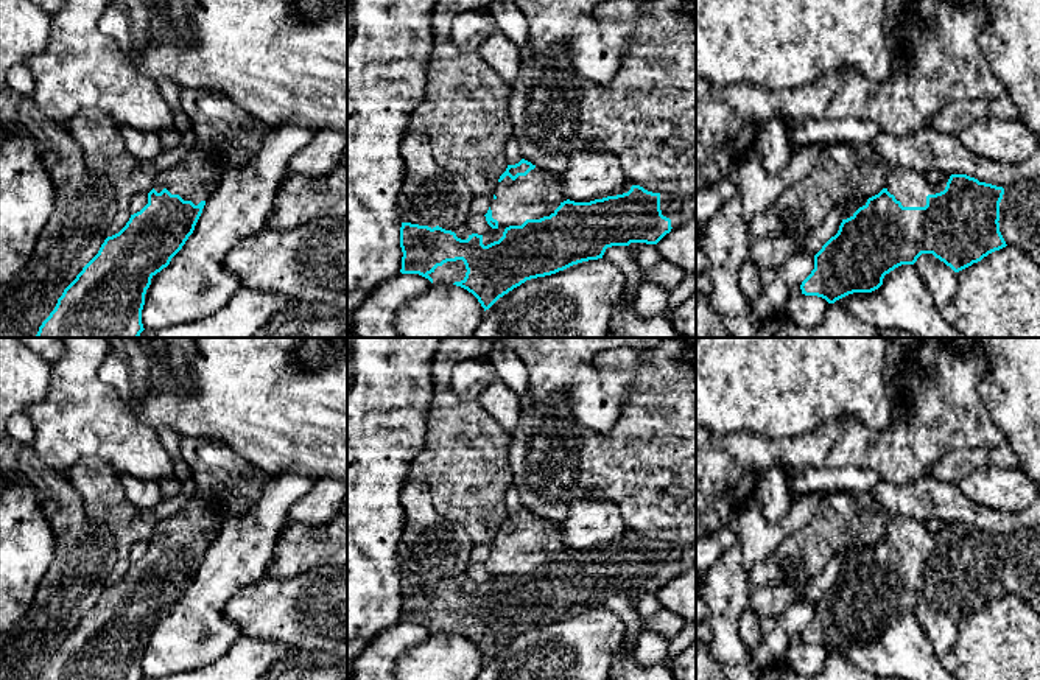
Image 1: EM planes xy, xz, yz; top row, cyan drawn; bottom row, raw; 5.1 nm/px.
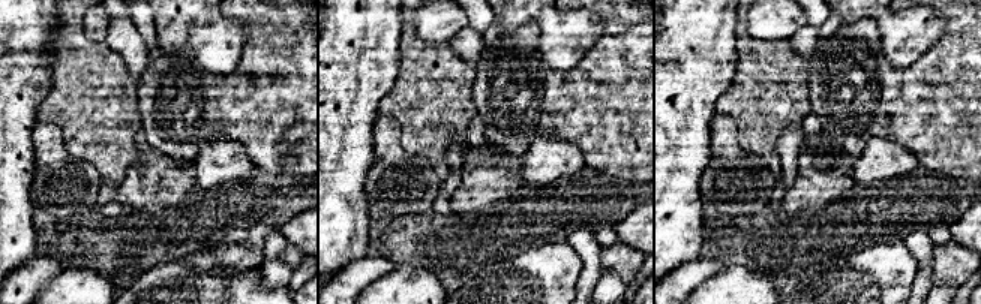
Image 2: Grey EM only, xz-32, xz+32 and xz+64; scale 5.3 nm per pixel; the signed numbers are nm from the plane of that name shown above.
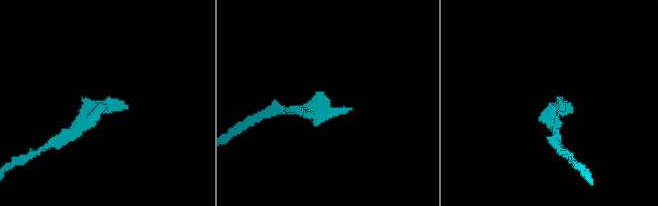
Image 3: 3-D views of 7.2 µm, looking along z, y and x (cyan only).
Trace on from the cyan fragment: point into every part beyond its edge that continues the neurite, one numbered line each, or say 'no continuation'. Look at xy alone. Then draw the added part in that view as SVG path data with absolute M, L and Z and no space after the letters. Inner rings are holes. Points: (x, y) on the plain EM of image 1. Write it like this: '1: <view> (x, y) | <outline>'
1: xy (193, 526) | M191 493L173 517L157 520L154 538L160 542L167 537L171 543L179 543L184 549L191 549L195 554L207 549L224 521L220 501L220 495L216 499L209 501Z

